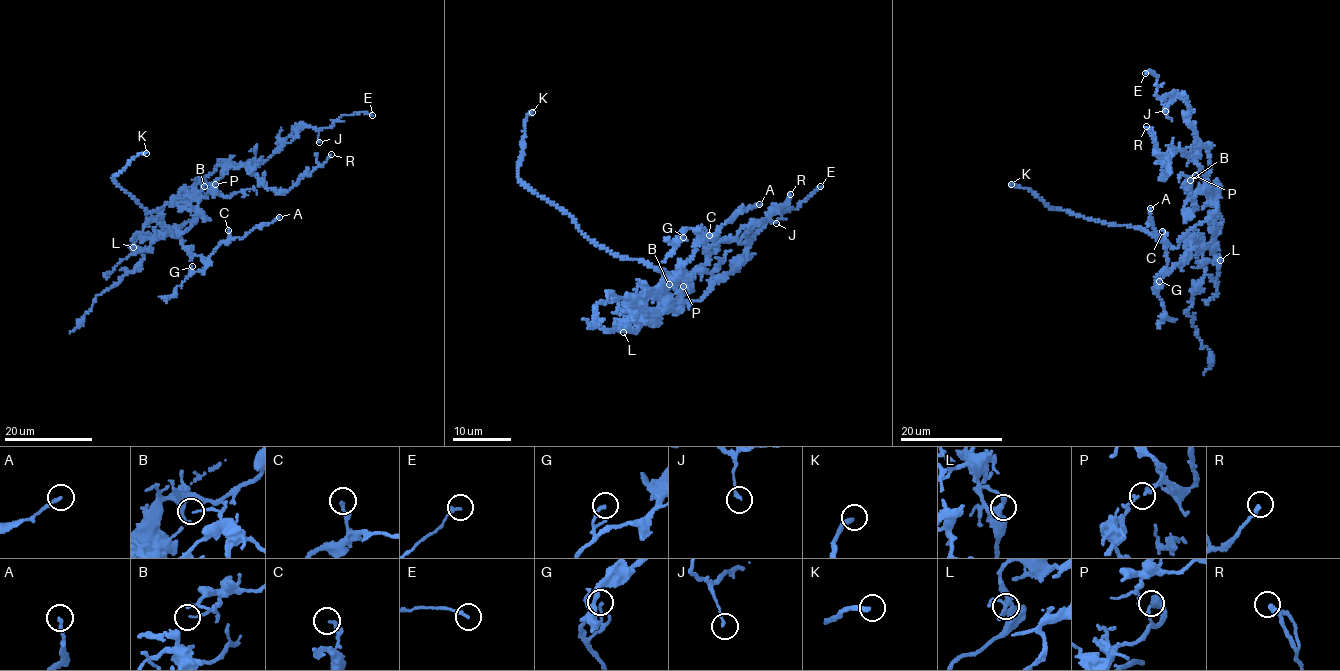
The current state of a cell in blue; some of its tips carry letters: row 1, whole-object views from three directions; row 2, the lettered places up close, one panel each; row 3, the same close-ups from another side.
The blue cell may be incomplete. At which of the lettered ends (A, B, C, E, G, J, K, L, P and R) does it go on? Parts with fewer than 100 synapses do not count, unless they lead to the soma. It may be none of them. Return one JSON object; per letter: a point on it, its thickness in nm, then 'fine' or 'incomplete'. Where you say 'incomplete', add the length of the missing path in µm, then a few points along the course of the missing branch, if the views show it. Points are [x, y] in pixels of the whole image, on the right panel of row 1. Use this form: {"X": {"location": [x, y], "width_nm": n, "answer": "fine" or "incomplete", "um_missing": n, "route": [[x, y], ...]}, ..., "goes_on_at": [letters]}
{"A": {"location": [1150, 208], "width_nm": 200, "answer": "fine"}, "B": {"location": [1190, 180], "width_nm": 110, "answer": "fine"}, "C": {"location": [1162, 231], "width_nm": 180, "answer": "fine"}, "E": {"location": [1145, 73], "width_nm": 160, "answer": "fine"}, "G": {"location": [1159, 281], "width_nm": 170, "answer": "fine"}, "J": {"location": [1165, 111], "width_nm": 150, "answer": "fine"}, "K": {"location": [1011, 184], "width_nm": 300, "answer": "incomplete", "um_missing": 35, "route": [[1011, 184], [1018, 183], [1021, 187], [1004, 124], [993, 117], [979, 114], [963, 97], [962, 87], [966, 82]]}, "L": {"location": [1220, 260], "width_nm": 200, "answer": "fine"}, "P": {"location": [1195, 175], "width_nm": 120, "answer": "fine"}, "R": {"location": [1146, 126], "width_nm": 200, "answer": "fine"}, "goes_on_at": ["K"]}

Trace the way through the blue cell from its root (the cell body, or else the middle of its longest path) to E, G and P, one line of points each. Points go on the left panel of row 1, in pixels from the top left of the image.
E: (191, 208), (185, 203), (189, 190), (223, 161), (264, 162), (297, 127), (327, 128), (344, 114), (372, 115)
G: (191, 208), (197, 215), (161, 234), (172, 232), (206, 264), (190, 274), (192, 266)
P: (191, 208), (185, 203), (189, 190), (198, 183), (215, 184)

